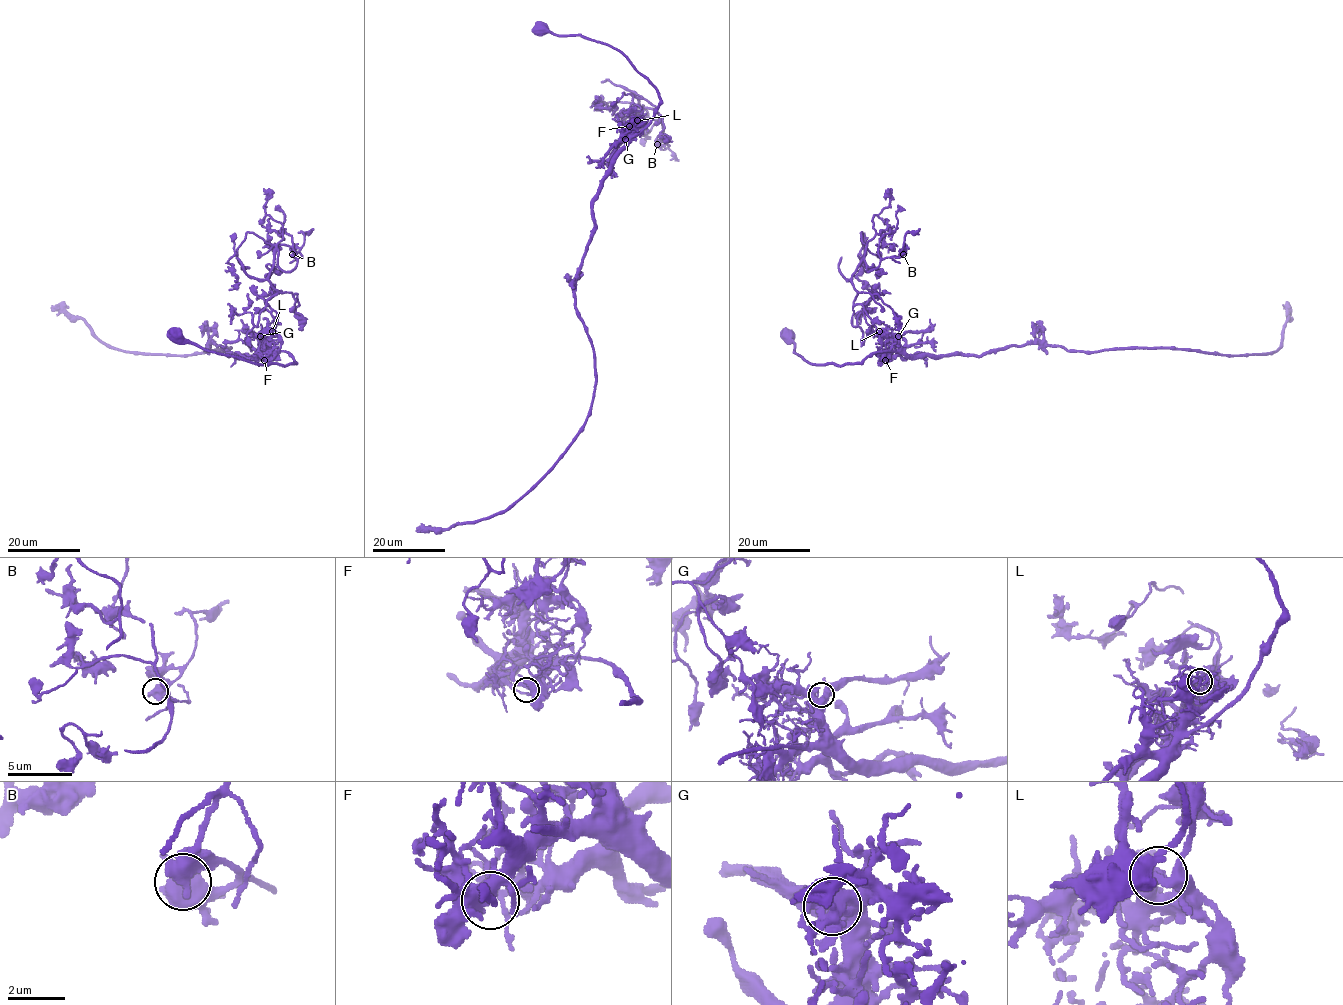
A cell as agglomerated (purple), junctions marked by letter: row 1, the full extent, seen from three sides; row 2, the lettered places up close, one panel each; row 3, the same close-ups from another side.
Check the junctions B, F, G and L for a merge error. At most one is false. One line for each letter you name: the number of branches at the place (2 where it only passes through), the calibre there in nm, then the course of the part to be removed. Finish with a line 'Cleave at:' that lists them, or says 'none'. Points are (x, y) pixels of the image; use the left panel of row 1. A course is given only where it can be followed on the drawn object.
L: branches 2; calibre 500 nm; course (271, 330), (274, 245), (247, 232), (228, 263), (238, 277), (228, 290)
Cleave at: L

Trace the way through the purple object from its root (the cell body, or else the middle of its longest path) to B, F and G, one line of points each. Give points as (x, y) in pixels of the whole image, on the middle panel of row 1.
B: (540, 30), (617, 49), (657, 90), (651, 121), (632, 127), (635, 93), (662, 120), (657, 144)
F: (540, 30), (557, 35), (581, 35), (617, 49), (656, 88), (660, 104), (651, 121), (636, 134), (629, 126)
G: (540, 30), (557, 35), (581, 35), (617, 49), (656, 88), (660, 104), (651, 121), (634, 137), (625, 139)

